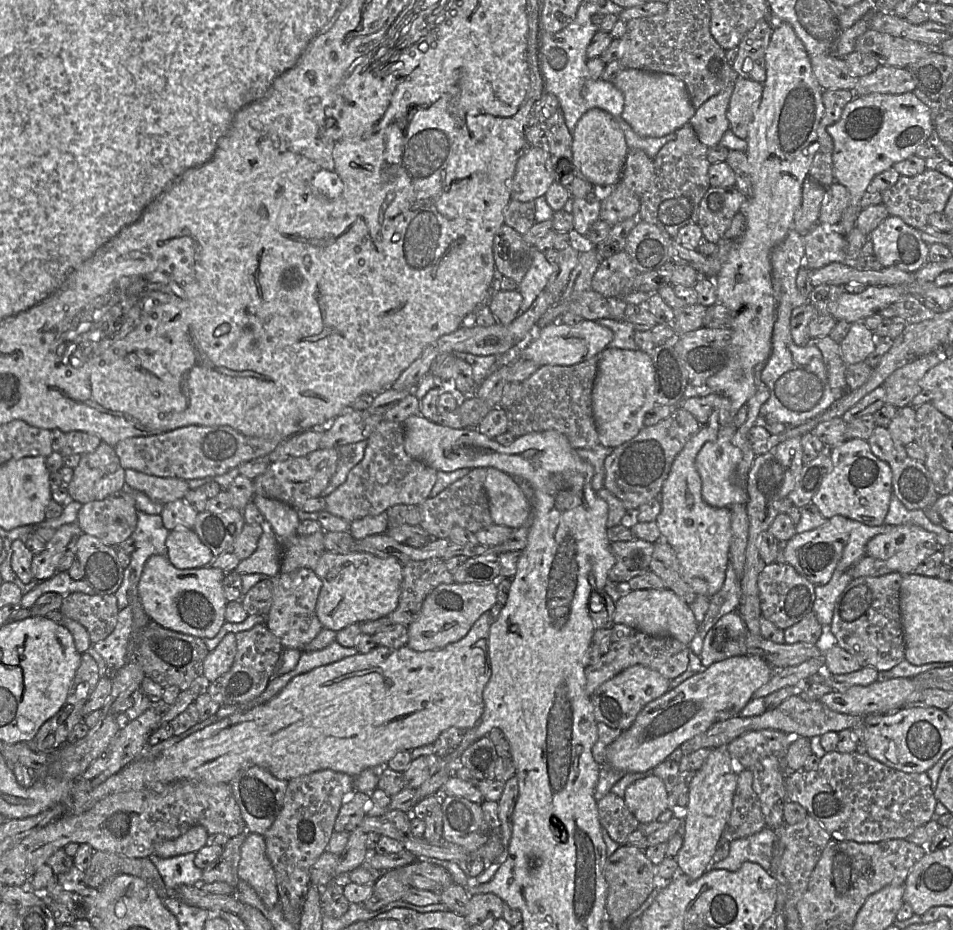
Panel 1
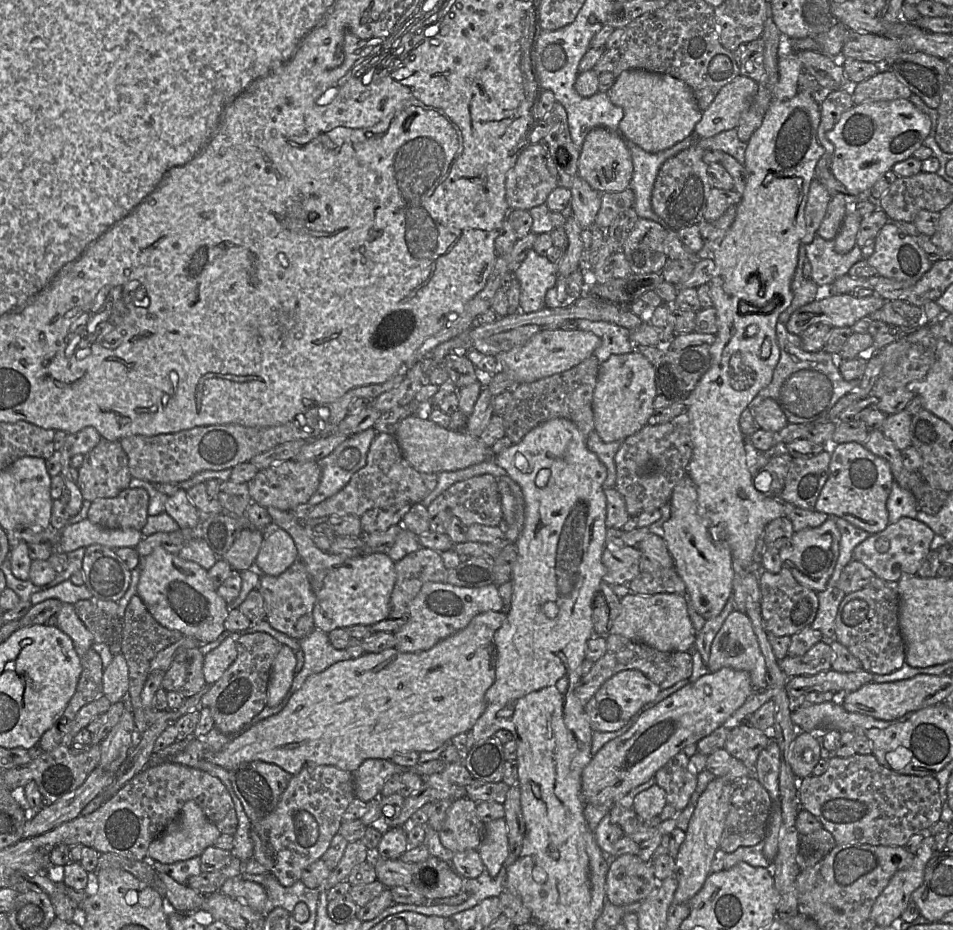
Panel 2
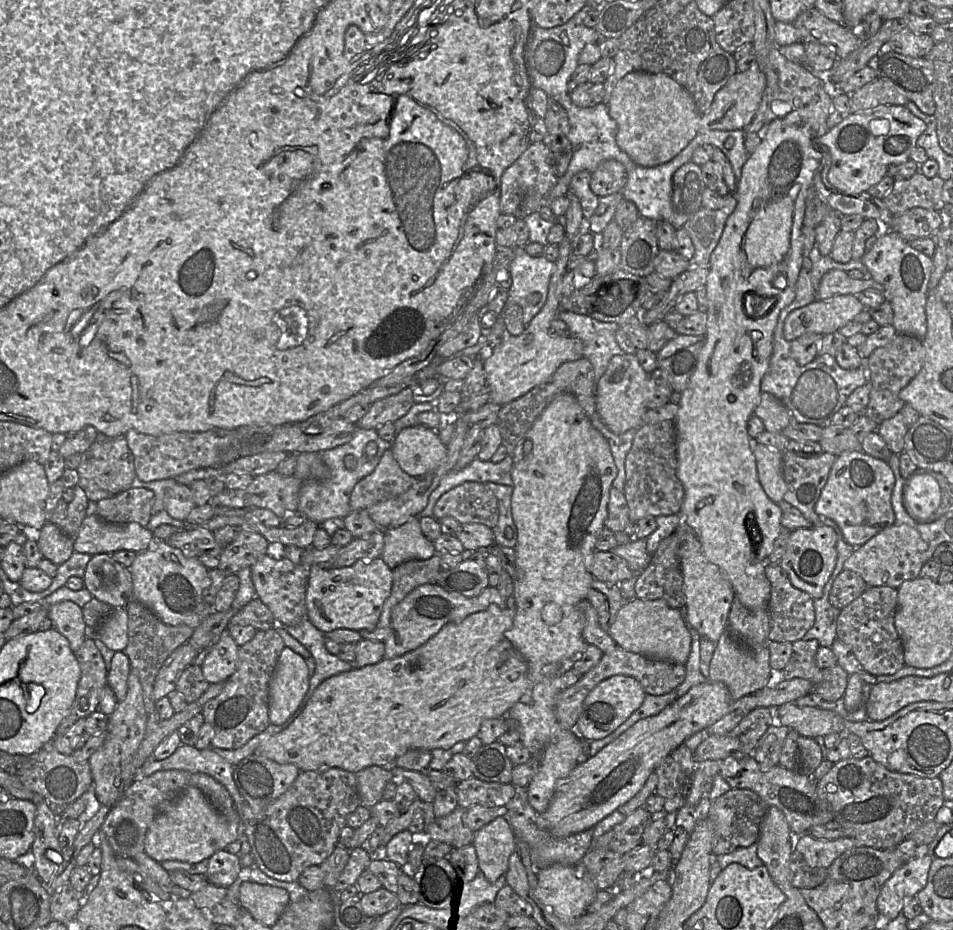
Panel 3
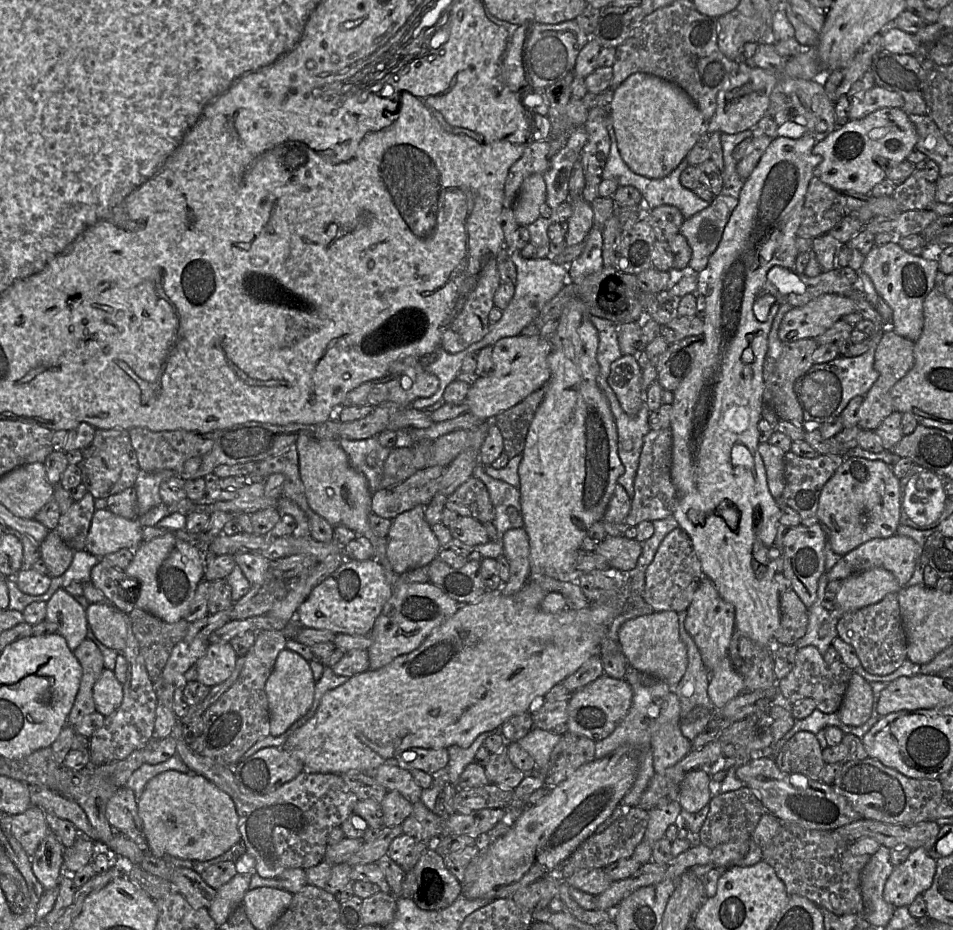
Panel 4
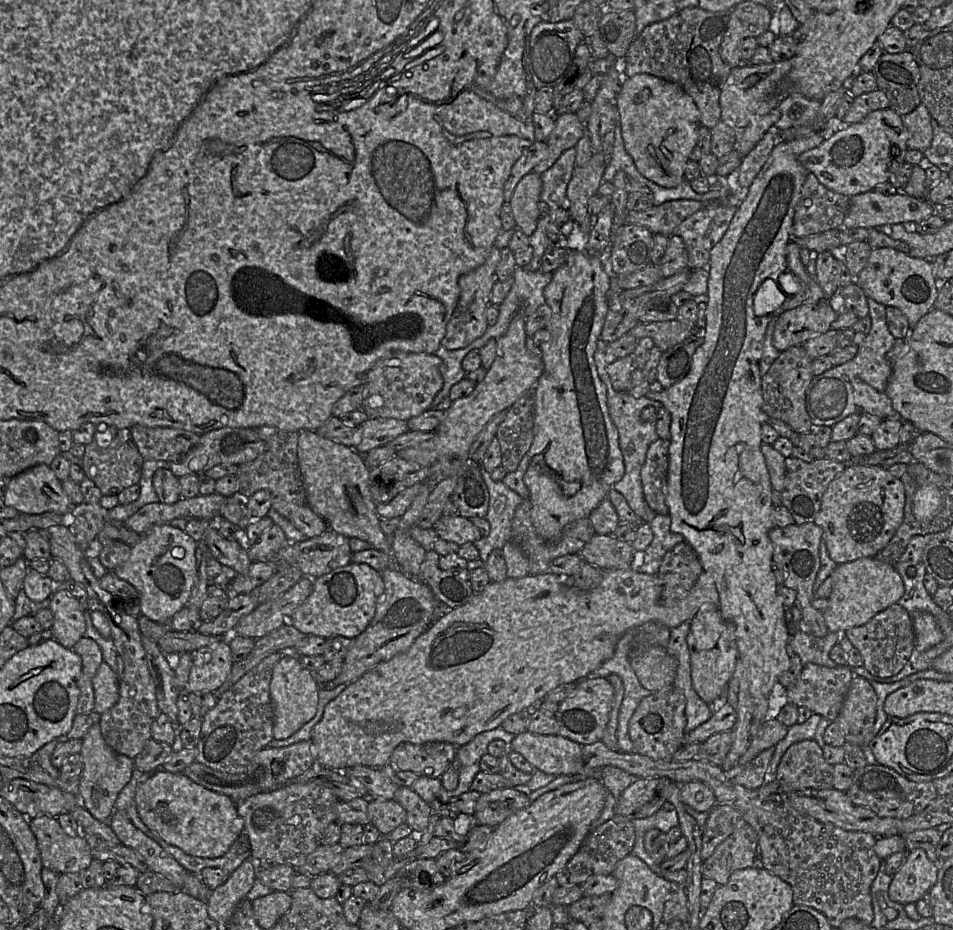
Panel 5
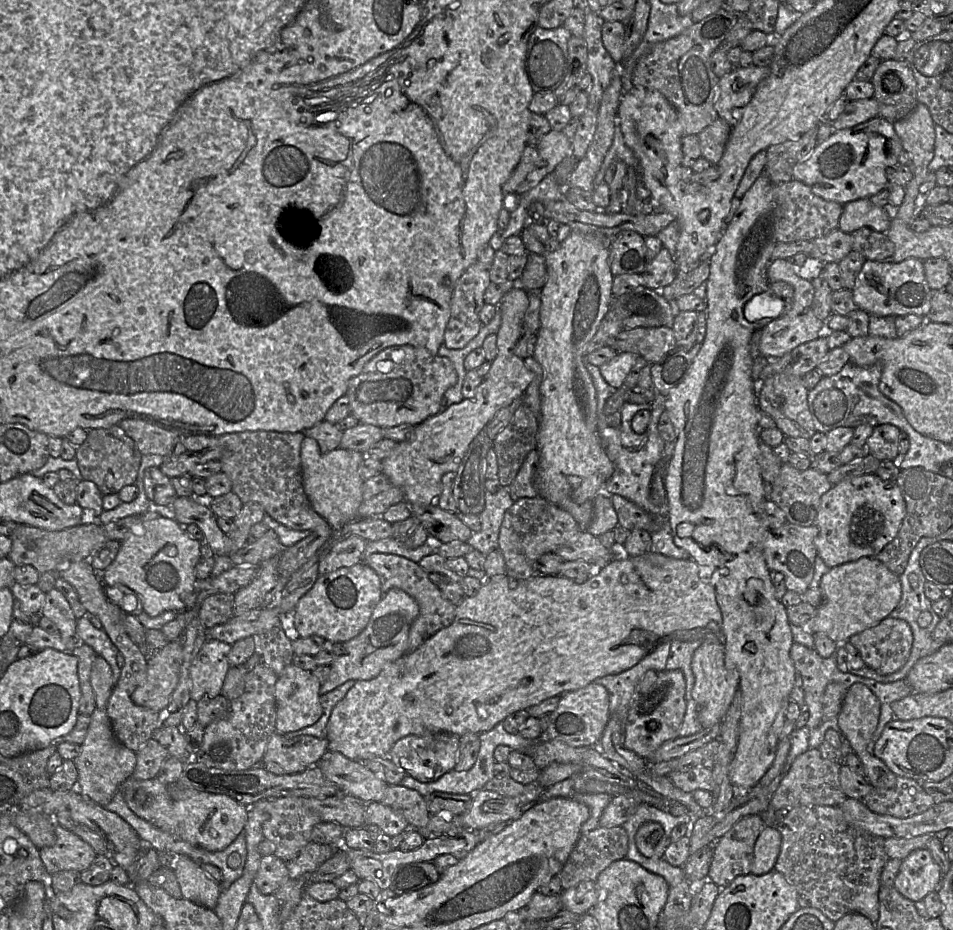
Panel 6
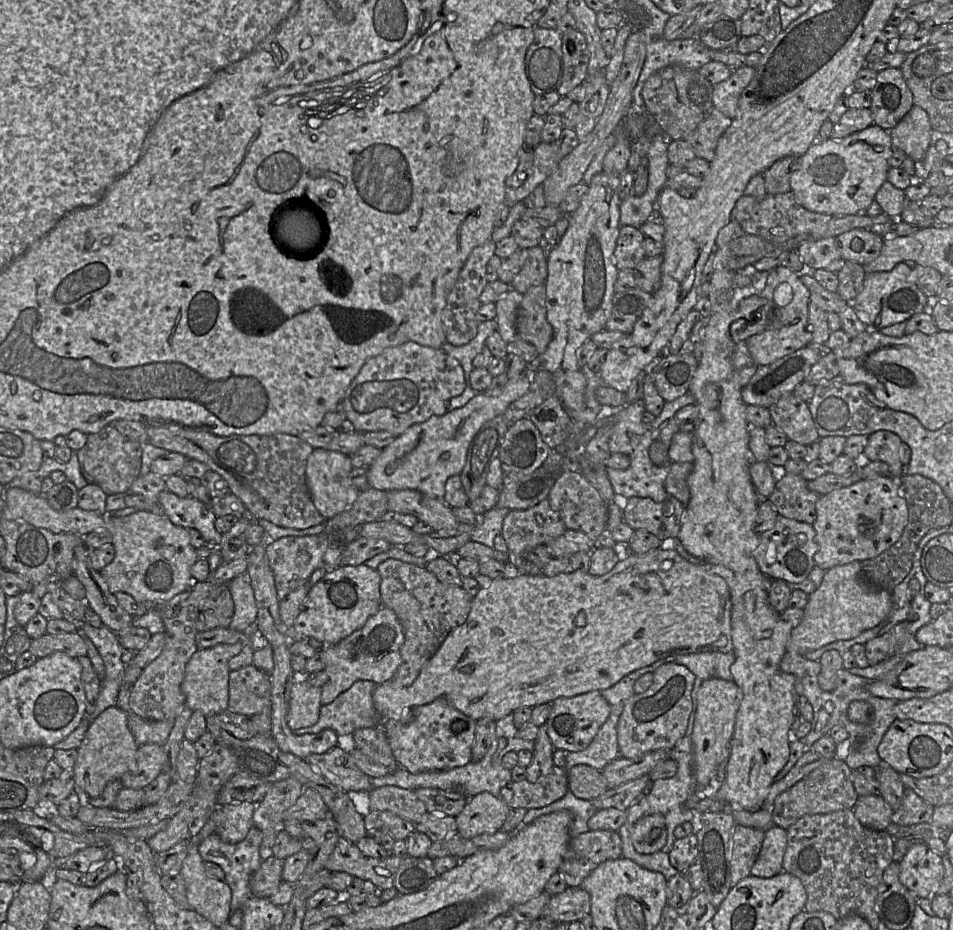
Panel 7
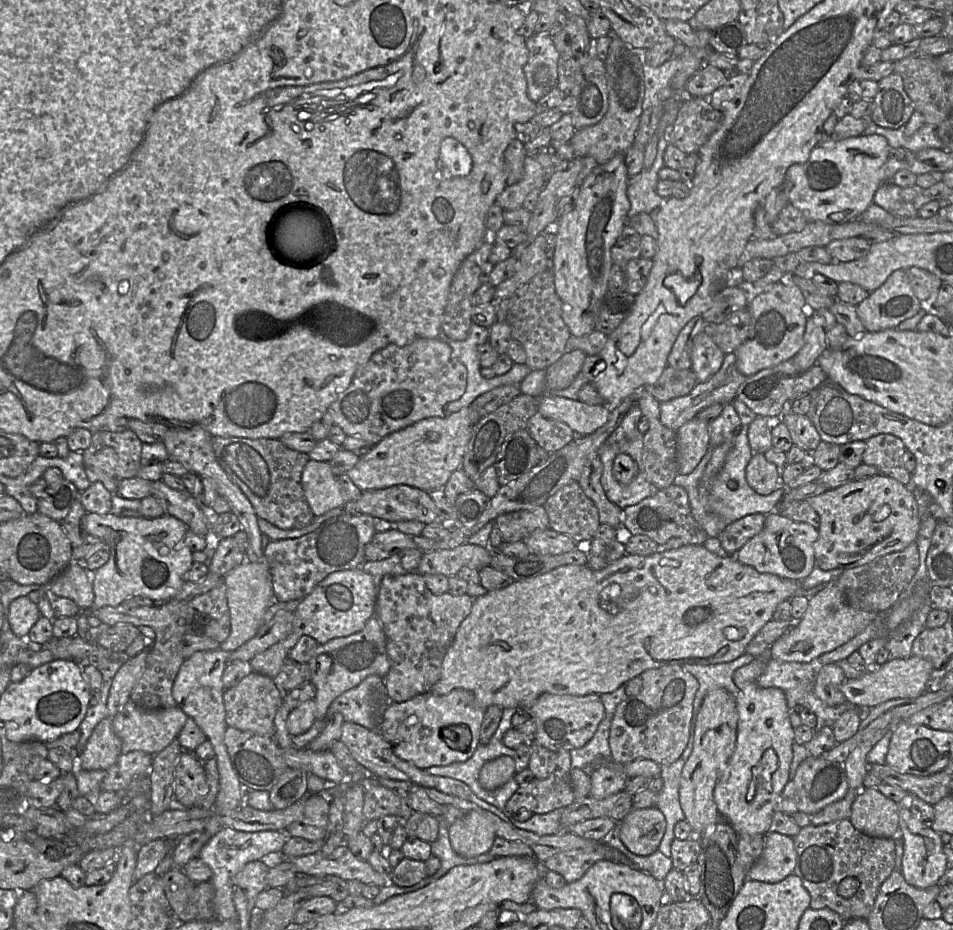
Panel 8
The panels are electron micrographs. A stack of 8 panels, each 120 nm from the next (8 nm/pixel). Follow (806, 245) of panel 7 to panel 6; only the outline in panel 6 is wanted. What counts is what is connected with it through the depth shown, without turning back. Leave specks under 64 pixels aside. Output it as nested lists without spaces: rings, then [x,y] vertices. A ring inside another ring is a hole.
[[[839,229],[830,232],[824,237],[812,240],[812,250],[808,254],[824,264],[838,263],[853,249],[851,233]]]

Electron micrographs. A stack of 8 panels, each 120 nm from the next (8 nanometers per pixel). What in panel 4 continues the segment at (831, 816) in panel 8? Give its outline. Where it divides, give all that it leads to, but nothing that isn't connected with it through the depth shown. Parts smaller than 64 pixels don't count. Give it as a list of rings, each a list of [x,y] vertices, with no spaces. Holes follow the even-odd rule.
[[[808,731],[793,735],[773,758],[781,771],[790,775],[802,774],[814,781],[820,781],[820,774],[826,764],[815,734]]]

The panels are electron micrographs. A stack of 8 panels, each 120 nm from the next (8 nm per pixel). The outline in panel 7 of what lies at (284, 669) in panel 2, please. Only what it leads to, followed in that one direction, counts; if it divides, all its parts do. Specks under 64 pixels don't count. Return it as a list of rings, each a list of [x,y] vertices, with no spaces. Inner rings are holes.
[[[298,676],[292,687],[288,725],[291,730],[298,730],[315,725],[320,716],[321,688],[308,682],[308,676]]]

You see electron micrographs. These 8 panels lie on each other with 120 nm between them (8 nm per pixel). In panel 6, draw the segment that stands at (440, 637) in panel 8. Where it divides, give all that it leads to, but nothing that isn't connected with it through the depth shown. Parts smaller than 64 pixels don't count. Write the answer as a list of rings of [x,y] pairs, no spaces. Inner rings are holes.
[[[384,553],[370,554],[365,563],[378,574],[383,594],[392,588],[398,588],[410,595],[419,606],[419,614],[409,631],[408,651],[417,649],[437,631],[451,625],[455,618],[456,605],[443,597],[439,588],[430,580],[428,573],[419,563],[400,555]]]

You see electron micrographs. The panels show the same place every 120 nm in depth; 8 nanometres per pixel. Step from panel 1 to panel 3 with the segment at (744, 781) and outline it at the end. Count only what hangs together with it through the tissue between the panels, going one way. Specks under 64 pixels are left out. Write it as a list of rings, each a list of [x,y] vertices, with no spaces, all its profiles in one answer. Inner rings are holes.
[[[731,788],[711,801],[708,818],[714,827],[712,845],[714,856],[728,854],[739,847],[749,847],[757,842],[768,807],[756,792],[743,788]]]

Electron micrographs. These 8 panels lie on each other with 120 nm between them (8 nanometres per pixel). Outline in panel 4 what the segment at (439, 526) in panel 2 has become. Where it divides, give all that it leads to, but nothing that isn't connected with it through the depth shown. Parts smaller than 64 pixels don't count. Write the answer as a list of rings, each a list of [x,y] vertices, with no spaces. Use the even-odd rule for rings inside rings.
[[[474,476],[447,497],[445,508],[481,523],[492,522],[495,518],[495,509],[488,490],[485,484]]]

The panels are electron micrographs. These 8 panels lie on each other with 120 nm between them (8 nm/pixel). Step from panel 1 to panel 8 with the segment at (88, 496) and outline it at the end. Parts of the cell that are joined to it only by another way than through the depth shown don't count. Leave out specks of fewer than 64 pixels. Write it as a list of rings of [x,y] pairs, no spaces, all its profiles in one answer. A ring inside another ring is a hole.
[[[130,429],[122,432],[93,432],[90,445],[82,452],[84,470],[89,482],[101,482],[112,494],[116,493],[122,480],[137,476],[141,467],[142,444]]]

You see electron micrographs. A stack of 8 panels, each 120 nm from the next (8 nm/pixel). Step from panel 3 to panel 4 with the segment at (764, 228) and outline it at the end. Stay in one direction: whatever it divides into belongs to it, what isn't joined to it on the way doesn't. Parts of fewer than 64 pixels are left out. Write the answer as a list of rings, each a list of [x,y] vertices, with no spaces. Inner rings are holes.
[[[812,128],[800,138],[790,138],[785,136],[779,136],[772,139],[770,145],[766,149],[765,153],[761,157],[759,163],[751,173],[751,175],[744,181],[741,189],[738,205],[732,212],[732,215],[724,229],[722,239],[709,257],[708,269],[709,269],[709,280],[708,287],[705,293],[706,308],[704,309],[701,317],[703,319],[703,340],[699,347],[696,349],[694,361],[688,375],[682,380],[678,387],[673,391],[673,402],[671,412],[671,423],[670,430],[672,432],[672,465],[671,465],[671,479],[677,492],[677,503],[673,512],[673,516],[678,522],[680,528],[682,528],[690,537],[694,549],[700,559],[702,571],[705,577],[709,578],[714,586],[716,587],[719,595],[728,603],[732,604],[735,608],[735,628],[741,634],[752,640],[757,644],[763,646],[768,645],[781,645],[775,641],[775,633],[780,626],[780,593],[778,585],[774,580],[775,571],[775,560],[773,560],[769,567],[764,564],[757,562],[752,554],[753,545],[756,541],[759,541],[769,549],[774,546],[779,519],[782,514],[782,510],[777,506],[775,498],[769,491],[767,484],[766,469],[763,459],[758,451],[759,445],[759,429],[758,423],[762,419],[762,409],[764,406],[764,390],[765,381],[763,379],[763,365],[764,359],[768,349],[768,335],[772,327],[774,317],[782,305],[779,301],[776,302],[770,309],[767,319],[764,322],[760,322],[756,319],[753,312],[753,305],[757,297],[760,294],[770,293],[779,300],[781,295],[778,289],[769,281],[768,273],[775,267],[780,266],[789,270],[795,270],[796,257],[799,254],[796,248],[797,230],[802,220],[802,208],[804,205],[805,195],[807,192],[810,180],[814,175],[815,168],[822,162],[823,157],[820,155],[813,154],[812,149],[817,143],[814,137],[812,137]],[[734,509],[737,514],[737,525],[735,529],[732,529],[725,518],[721,516],[722,510]]]

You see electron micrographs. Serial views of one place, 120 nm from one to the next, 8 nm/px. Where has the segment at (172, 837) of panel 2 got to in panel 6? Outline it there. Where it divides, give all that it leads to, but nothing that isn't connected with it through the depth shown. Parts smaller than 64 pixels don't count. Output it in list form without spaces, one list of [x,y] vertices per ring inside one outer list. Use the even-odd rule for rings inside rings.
[[[157,778],[133,781],[125,791],[125,801],[135,815],[161,831],[176,835],[193,846],[215,852],[224,850],[244,831],[248,808],[235,799],[201,792],[184,786],[161,783]]]

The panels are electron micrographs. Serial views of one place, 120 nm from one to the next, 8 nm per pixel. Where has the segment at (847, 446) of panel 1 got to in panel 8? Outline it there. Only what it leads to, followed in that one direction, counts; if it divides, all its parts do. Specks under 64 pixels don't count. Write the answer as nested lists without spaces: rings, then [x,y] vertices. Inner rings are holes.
[[[883,474],[854,480],[805,501],[820,518],[819,537],[813,548],[816,565],[824,571],[856,567],[901,551],[917,540],[920,530],[912,489]]]

